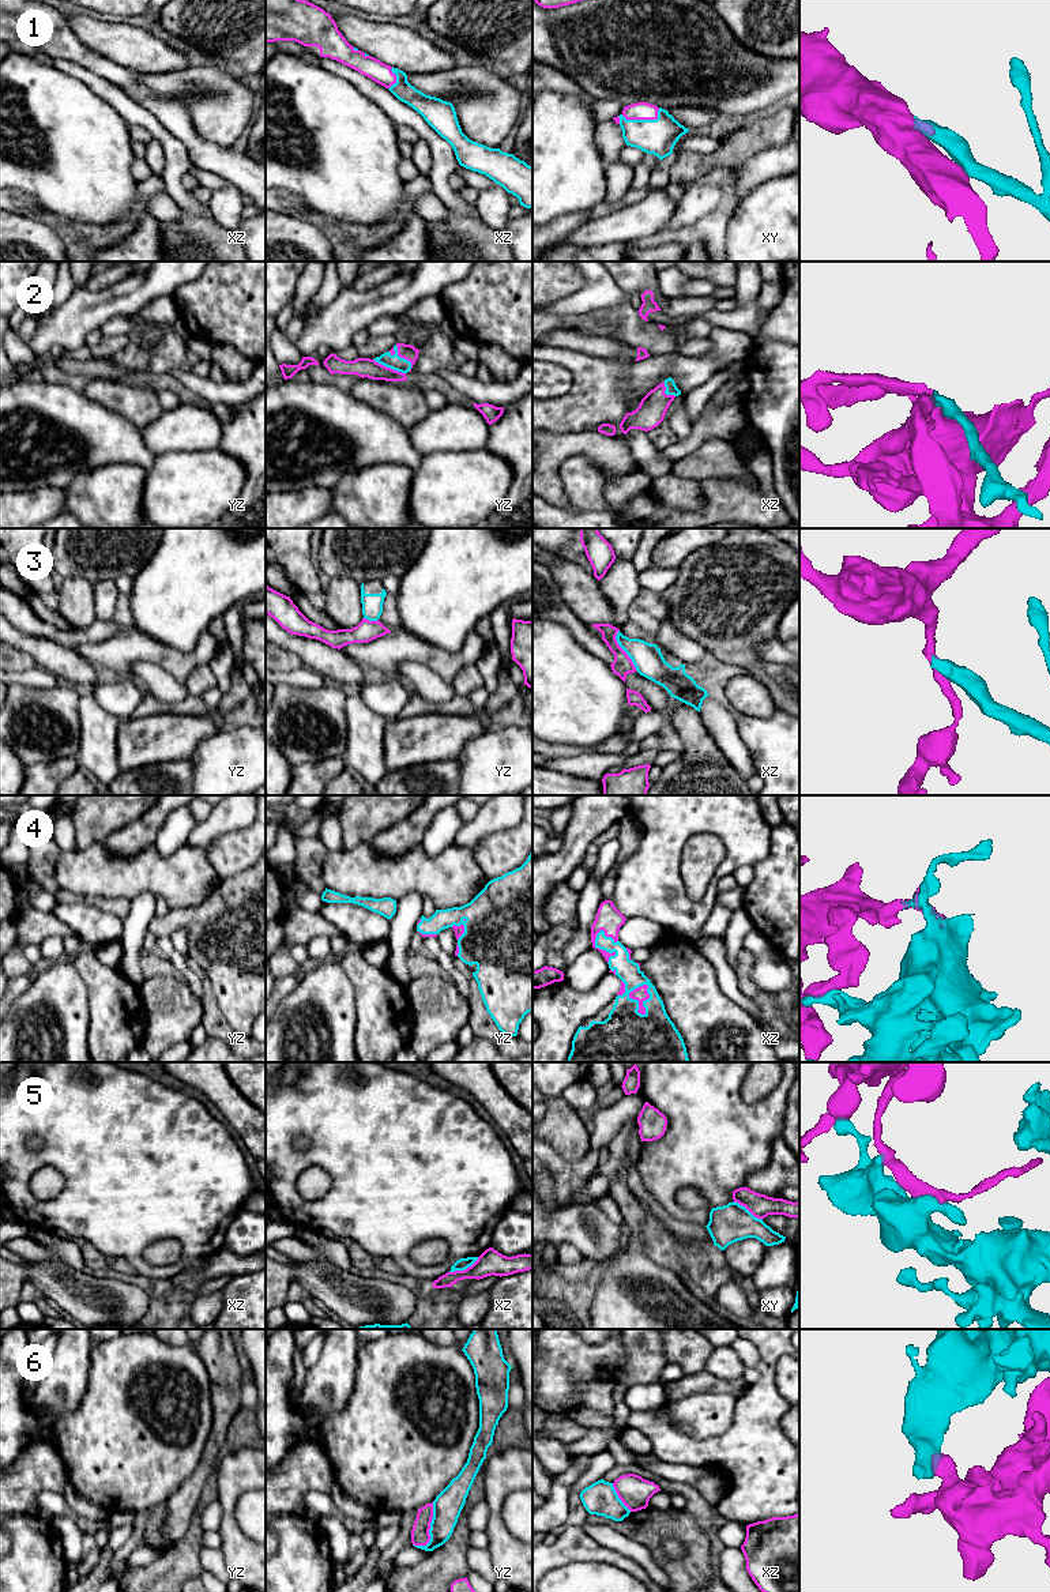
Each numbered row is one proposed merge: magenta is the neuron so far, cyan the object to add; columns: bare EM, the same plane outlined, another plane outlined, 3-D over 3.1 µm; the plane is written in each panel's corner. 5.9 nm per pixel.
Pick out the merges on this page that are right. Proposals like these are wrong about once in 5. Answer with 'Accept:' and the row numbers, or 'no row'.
Accept: 1, 2, 4

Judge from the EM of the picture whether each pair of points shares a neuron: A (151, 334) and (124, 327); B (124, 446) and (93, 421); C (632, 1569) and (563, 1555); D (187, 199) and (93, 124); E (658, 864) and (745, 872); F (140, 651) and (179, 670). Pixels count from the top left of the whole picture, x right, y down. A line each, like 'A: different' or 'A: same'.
A: same
B: same
C: same
D: different
E: different
F: same

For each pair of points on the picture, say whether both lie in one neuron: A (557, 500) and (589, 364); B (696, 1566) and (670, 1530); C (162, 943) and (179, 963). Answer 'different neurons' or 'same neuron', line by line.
A: different neurons
B: same neuron
C: same neuron

